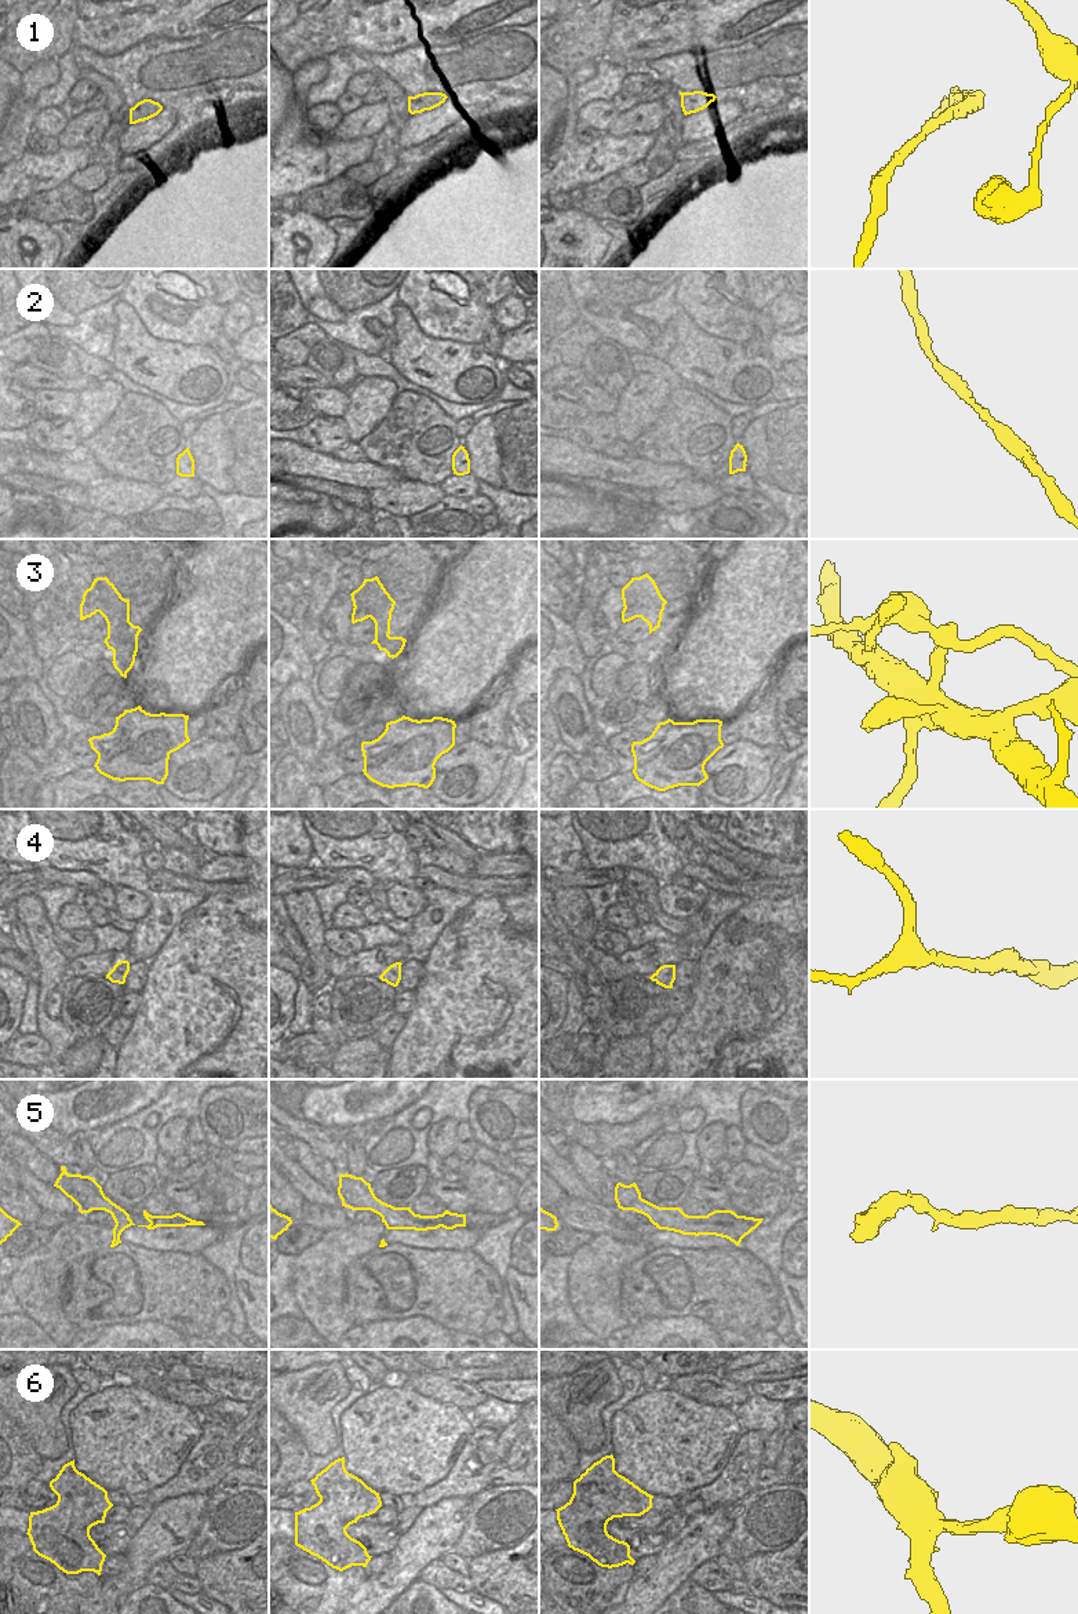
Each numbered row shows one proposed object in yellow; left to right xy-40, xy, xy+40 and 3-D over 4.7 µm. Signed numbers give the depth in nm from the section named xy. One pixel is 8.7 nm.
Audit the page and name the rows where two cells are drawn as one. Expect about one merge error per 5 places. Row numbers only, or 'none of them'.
3.

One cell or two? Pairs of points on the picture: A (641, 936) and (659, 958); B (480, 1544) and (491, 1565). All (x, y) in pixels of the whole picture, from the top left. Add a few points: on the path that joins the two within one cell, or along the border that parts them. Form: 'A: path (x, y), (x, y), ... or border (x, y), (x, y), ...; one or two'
A: border (678, 947), (670, 942), (654, 940), (629, 950); two
B: border (516, 1545), (507, 1549), (487, 1551), (469, 1560); two

